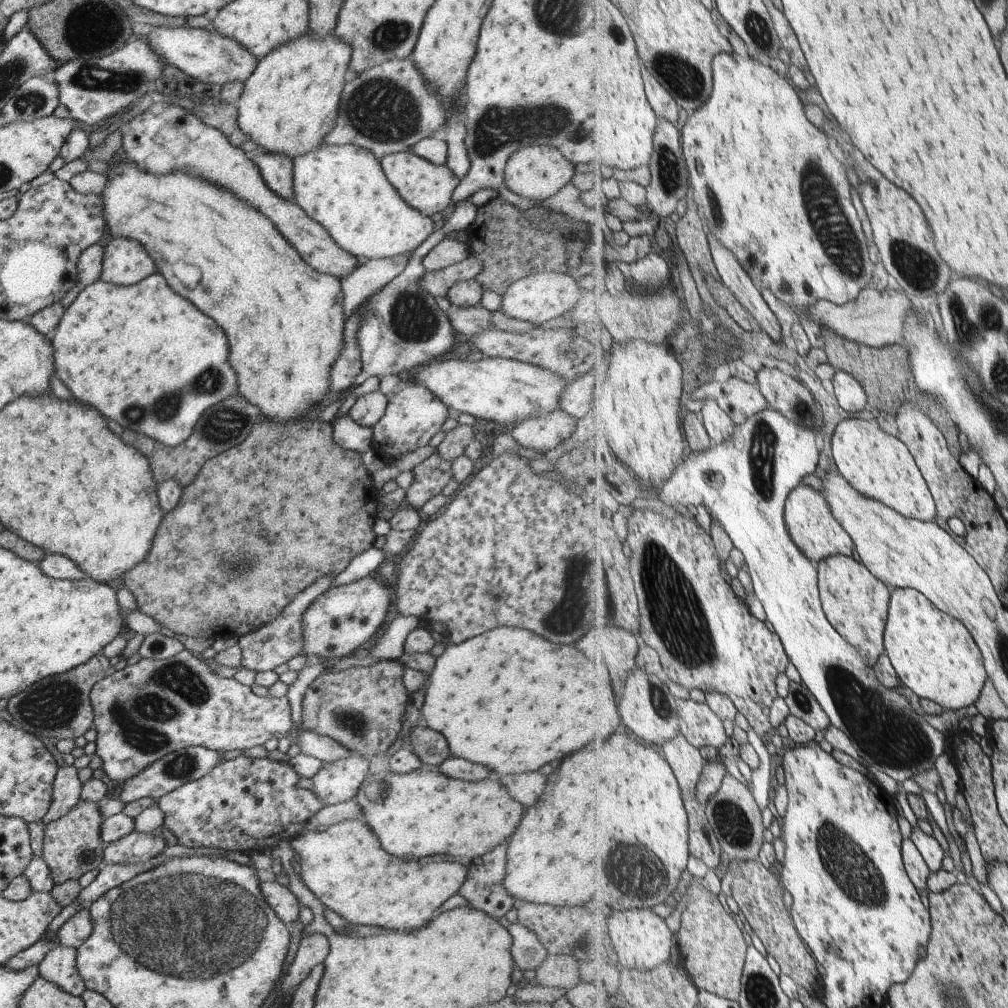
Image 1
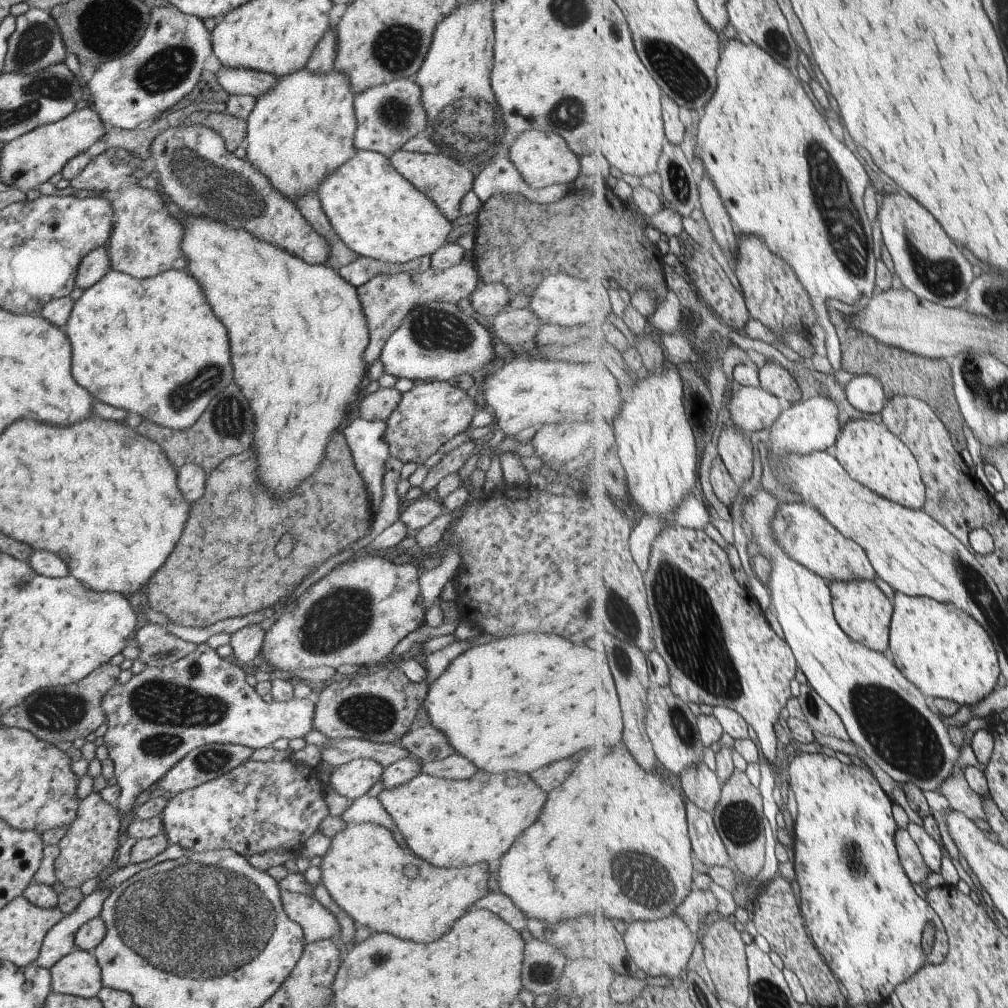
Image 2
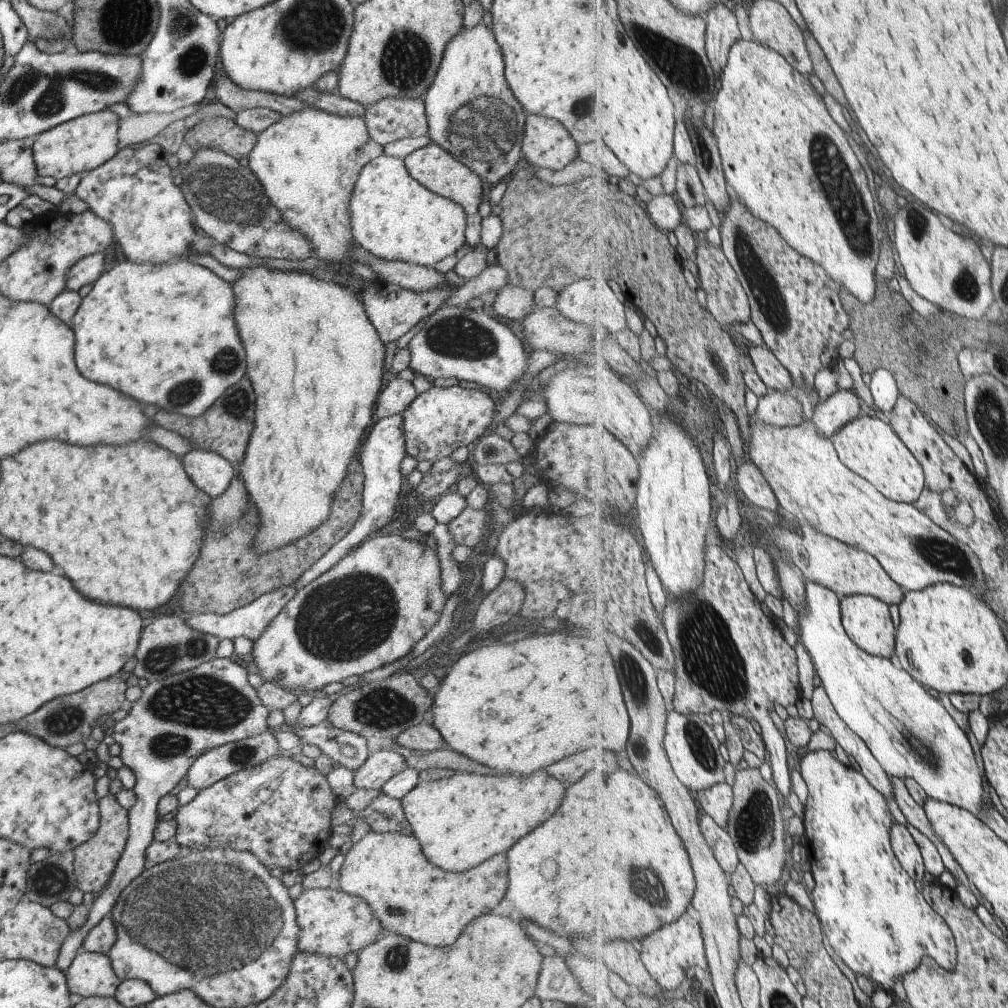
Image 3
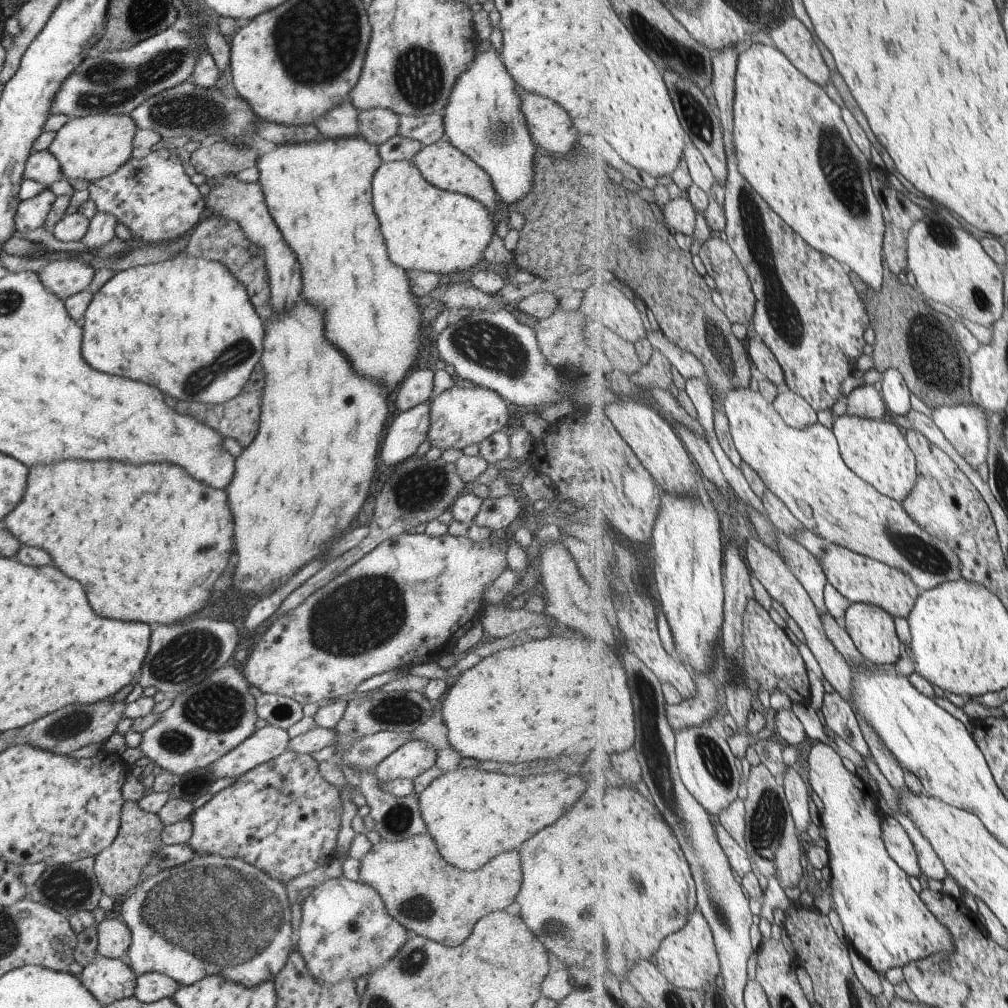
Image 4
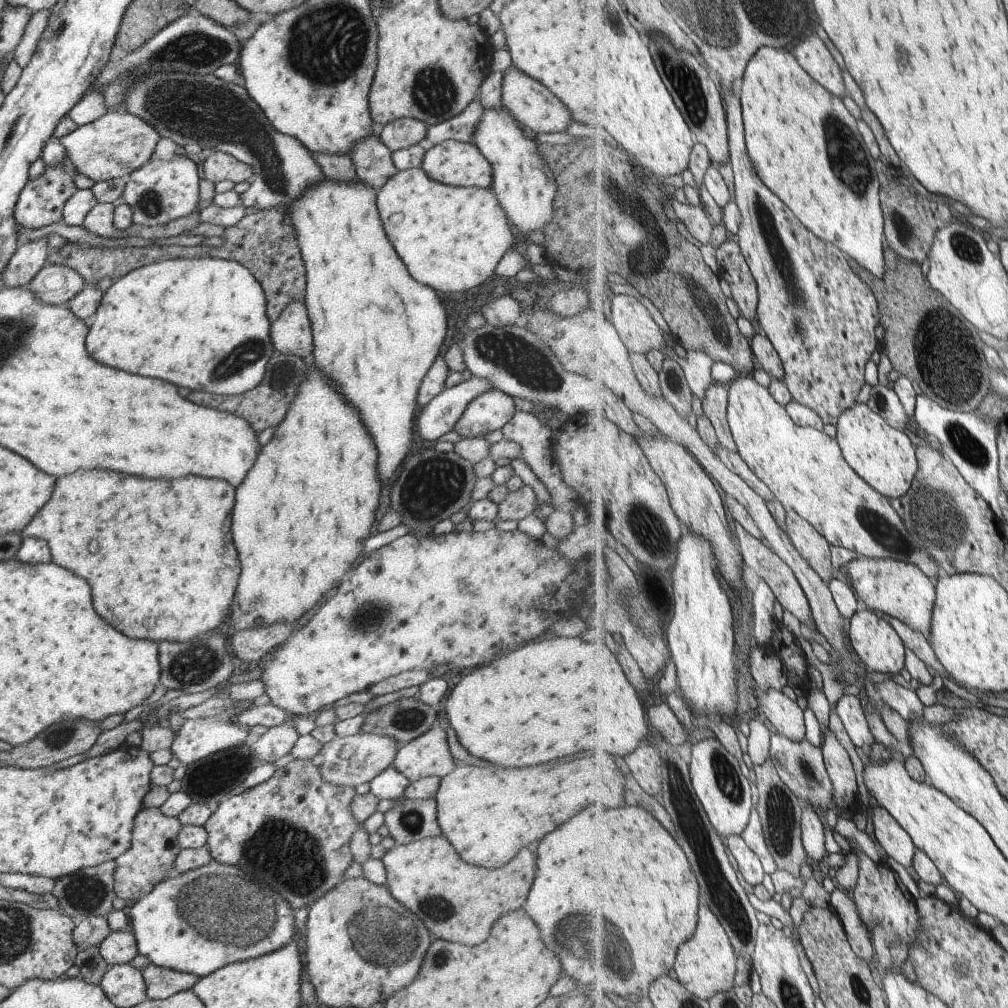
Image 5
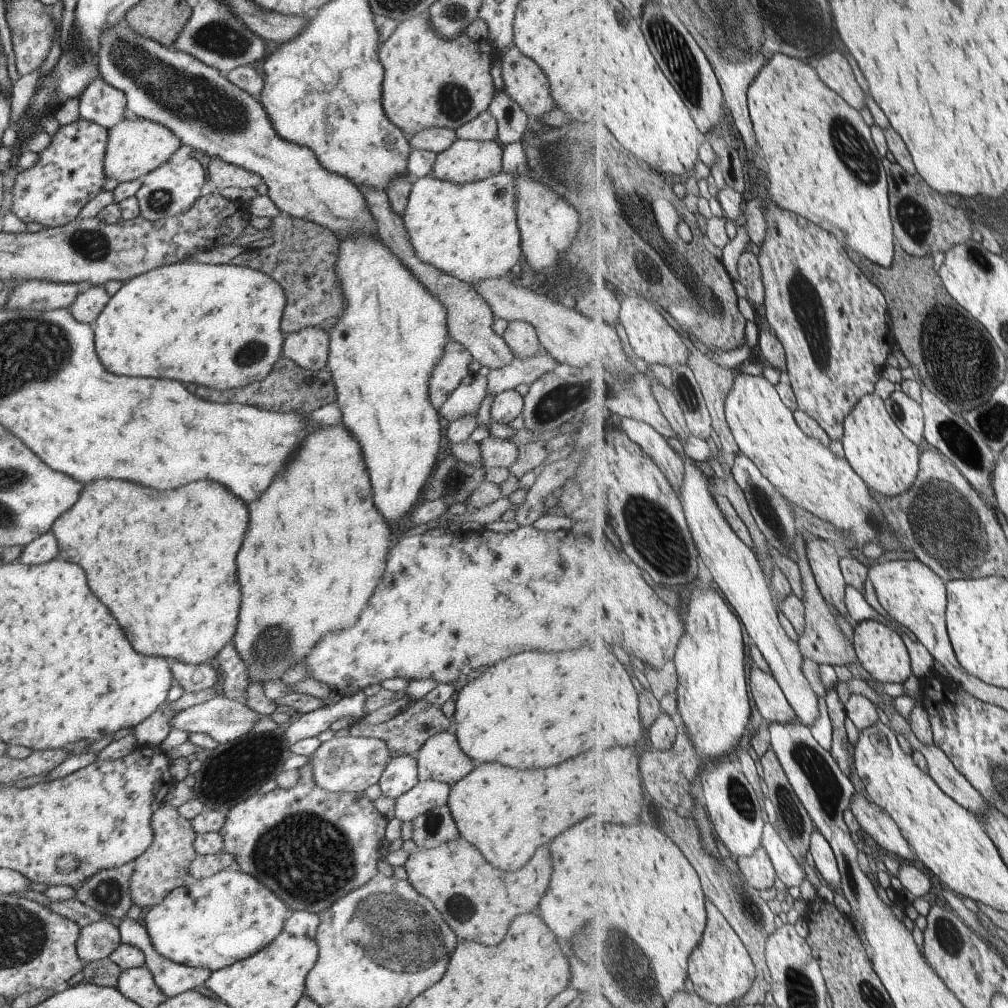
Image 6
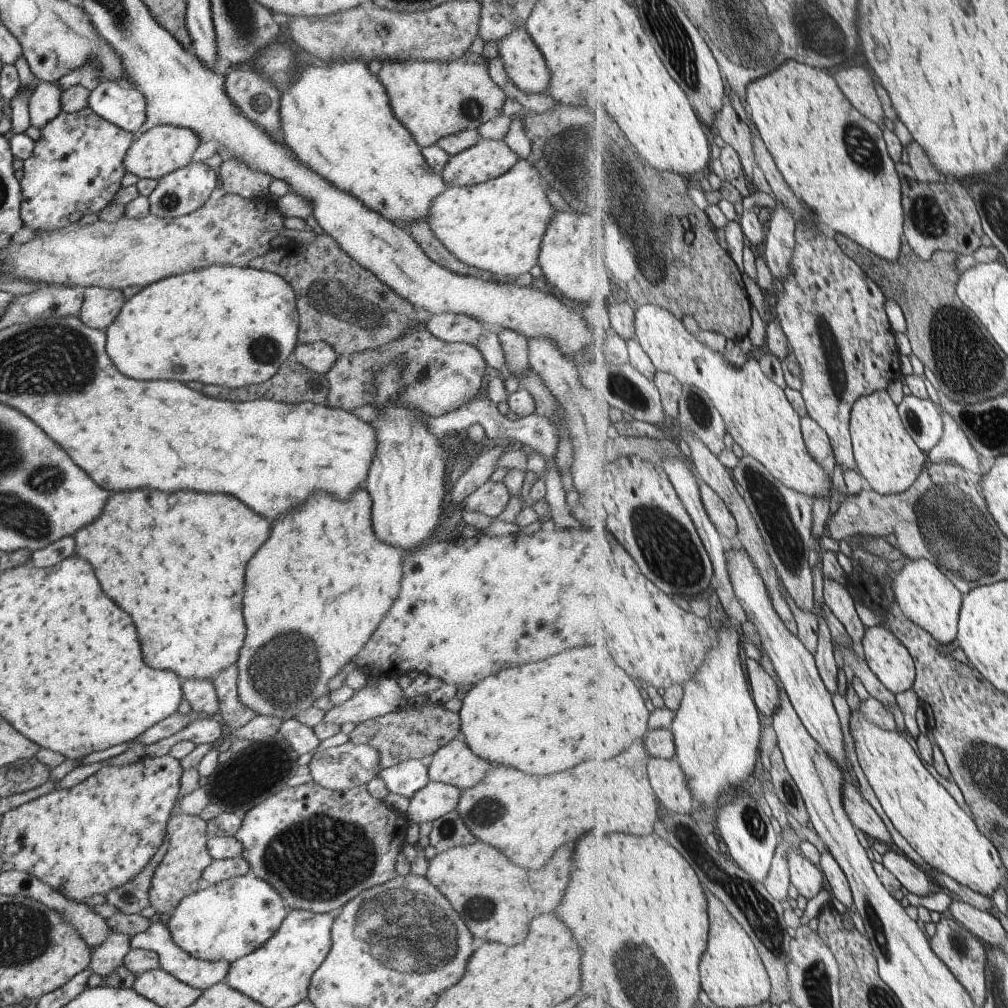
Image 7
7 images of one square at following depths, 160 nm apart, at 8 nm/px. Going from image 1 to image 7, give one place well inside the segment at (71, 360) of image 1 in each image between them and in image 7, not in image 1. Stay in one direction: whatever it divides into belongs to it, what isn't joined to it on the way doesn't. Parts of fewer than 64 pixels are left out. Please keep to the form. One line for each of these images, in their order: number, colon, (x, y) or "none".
2: (162, 335)
3: (164, 333)
4: (185, 325)
5: (201, 323)
6: (218, 326)
7: (231, 326)

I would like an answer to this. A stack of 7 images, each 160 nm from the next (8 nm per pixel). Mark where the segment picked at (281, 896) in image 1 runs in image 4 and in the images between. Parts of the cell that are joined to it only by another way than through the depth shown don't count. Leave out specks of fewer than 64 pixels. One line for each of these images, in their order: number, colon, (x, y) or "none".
2: (317, 923)
3: (332, 923)
4: (345, 932)

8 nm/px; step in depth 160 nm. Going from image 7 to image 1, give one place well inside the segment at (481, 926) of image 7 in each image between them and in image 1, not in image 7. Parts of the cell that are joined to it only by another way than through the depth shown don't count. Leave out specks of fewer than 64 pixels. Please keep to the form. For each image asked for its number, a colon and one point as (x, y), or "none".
1: (343, 866)
2: (380, 885)
3: (409, 896)
4: (429, 897)
5: (458, 902)
6: (477, 902)

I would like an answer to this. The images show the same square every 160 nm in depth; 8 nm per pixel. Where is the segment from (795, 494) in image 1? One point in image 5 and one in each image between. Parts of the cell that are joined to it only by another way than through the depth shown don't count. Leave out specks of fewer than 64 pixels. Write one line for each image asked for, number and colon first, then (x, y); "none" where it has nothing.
2: (803, 532)
3: (847, 570)
4: (861, 579)
5: (891, 587)

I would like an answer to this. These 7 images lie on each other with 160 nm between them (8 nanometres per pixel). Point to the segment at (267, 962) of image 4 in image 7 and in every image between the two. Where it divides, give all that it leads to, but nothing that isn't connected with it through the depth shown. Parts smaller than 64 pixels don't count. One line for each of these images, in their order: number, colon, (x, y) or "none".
5: (195, 923)
6: (210, 923)
7: (223, 922)

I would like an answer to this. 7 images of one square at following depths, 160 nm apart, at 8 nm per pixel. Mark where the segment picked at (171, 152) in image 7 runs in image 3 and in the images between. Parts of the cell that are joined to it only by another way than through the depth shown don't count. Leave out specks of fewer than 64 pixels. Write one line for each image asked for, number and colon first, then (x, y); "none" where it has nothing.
3: (79, 145)
4: (91, 147)
5: (114, 145)
6: (135, 147)

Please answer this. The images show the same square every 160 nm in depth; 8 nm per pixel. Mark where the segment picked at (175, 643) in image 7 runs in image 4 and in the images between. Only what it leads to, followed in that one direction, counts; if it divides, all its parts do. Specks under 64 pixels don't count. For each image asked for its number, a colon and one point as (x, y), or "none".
4: (147, 543)
5: (162, 566)
6: (163, 563)

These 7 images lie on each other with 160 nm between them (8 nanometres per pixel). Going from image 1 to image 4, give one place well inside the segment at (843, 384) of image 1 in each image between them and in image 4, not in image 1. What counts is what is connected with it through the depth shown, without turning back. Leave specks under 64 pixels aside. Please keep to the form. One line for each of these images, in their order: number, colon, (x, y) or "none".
2: (865, 393)
3: (885, 391)
4: (897, 393)

